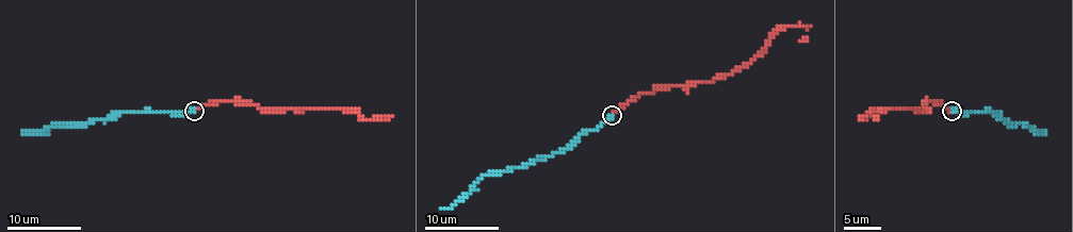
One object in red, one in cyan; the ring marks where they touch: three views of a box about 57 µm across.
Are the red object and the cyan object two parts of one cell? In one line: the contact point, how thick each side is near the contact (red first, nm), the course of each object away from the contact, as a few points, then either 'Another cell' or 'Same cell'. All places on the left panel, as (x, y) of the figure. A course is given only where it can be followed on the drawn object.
Place: (194, 111). Thickness 240 nm (red) against 360 nm. Course of red: (193, 111), (207, 103), (247, 101), (275, 111), (348, 109), (363, 118), (389, 117), (384, 115). Course of cyan: (193, 111), (133, 111), (83, 125), (51, 125), (44, 132), (23, 133). Same cell

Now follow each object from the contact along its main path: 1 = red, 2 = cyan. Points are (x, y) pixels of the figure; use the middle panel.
1: (612, 114), (641, 94), (709, 83), (733, 73), (781, 29), (803, 25), (808, 29), (802, 42)
2: (612, 114), (552, 155), (485, 174), (451, 208), (441, 210)

